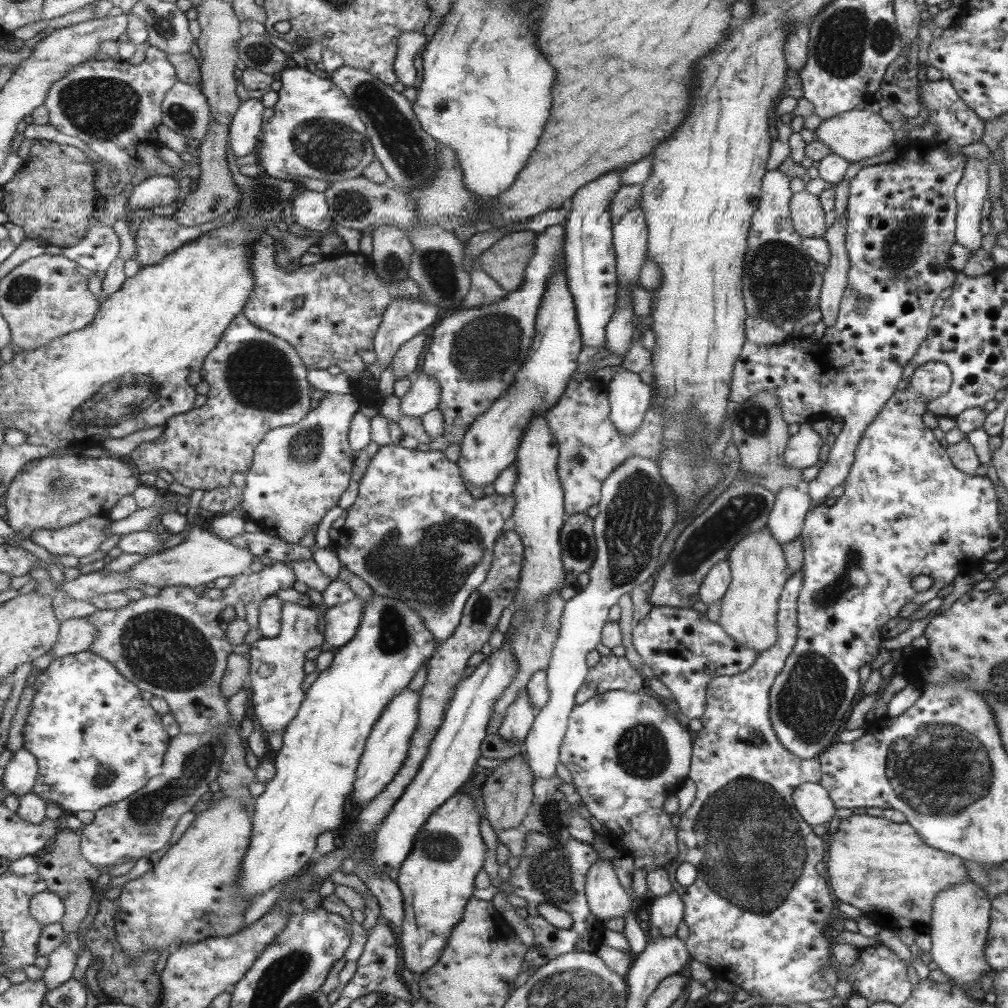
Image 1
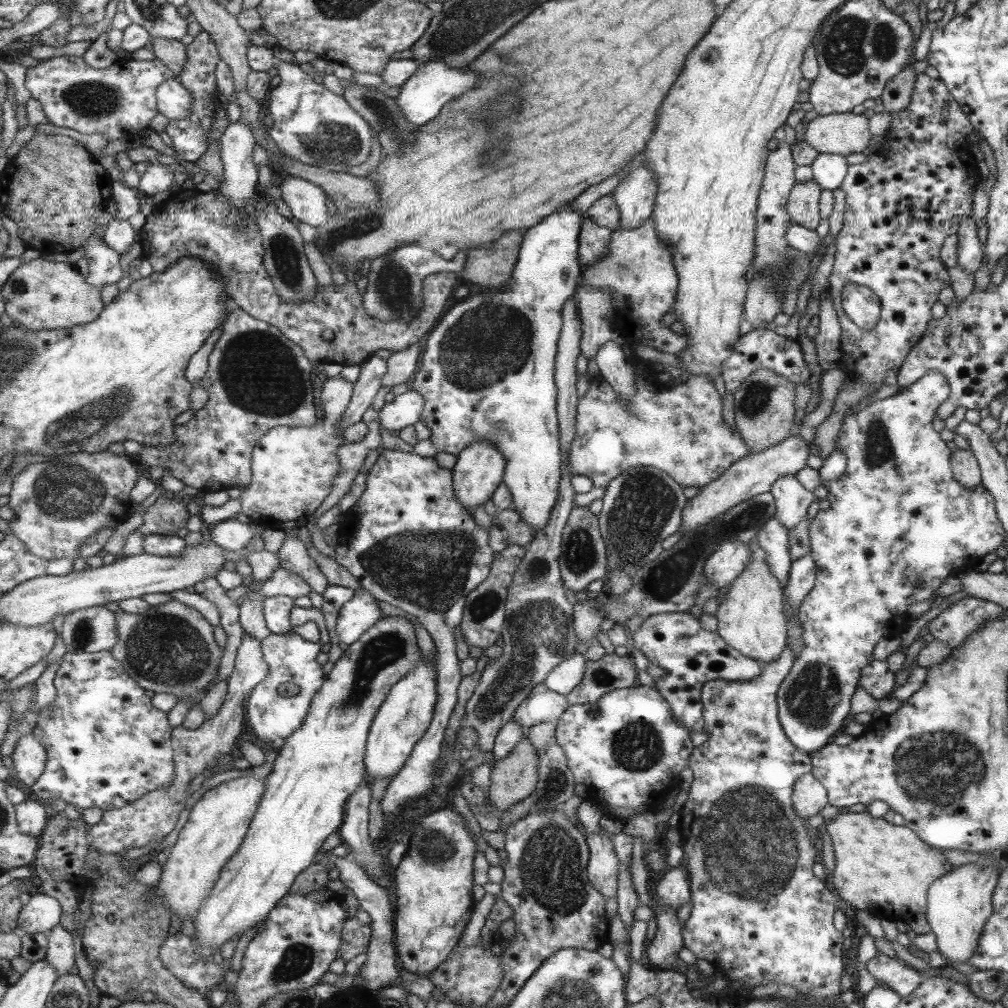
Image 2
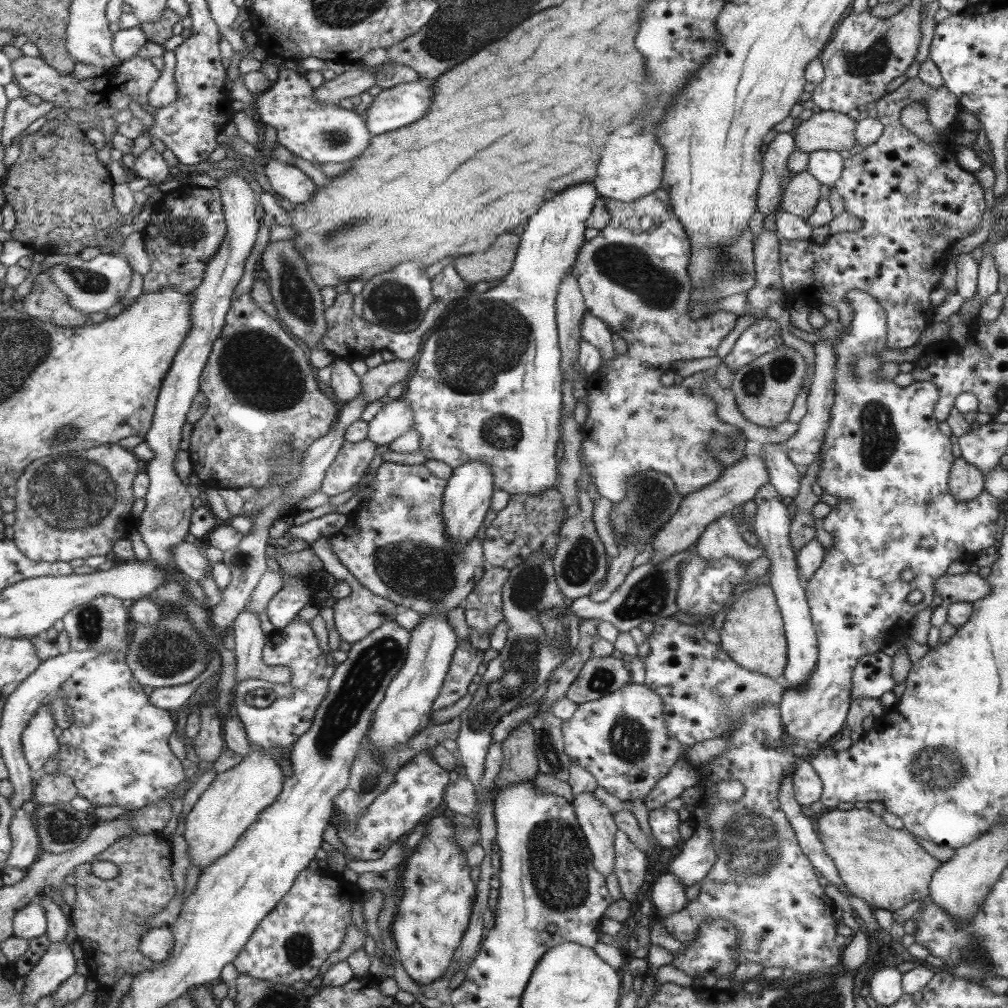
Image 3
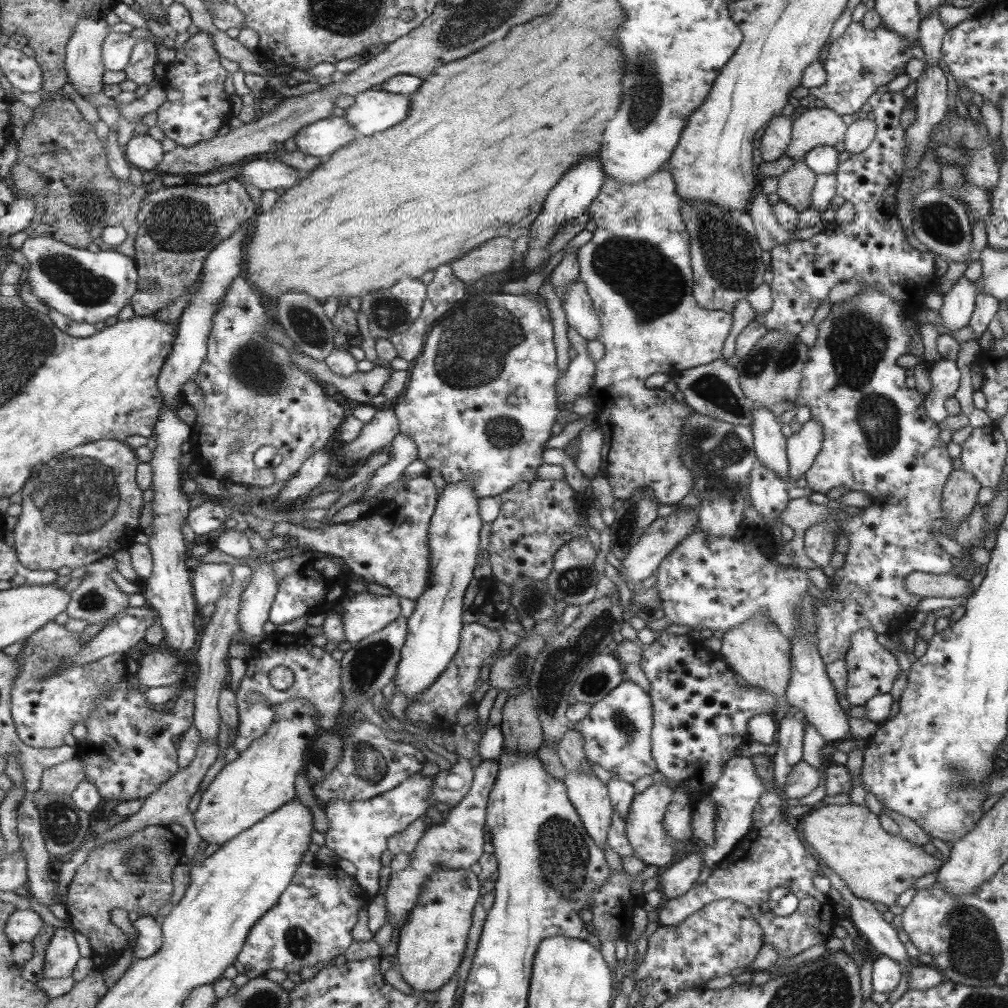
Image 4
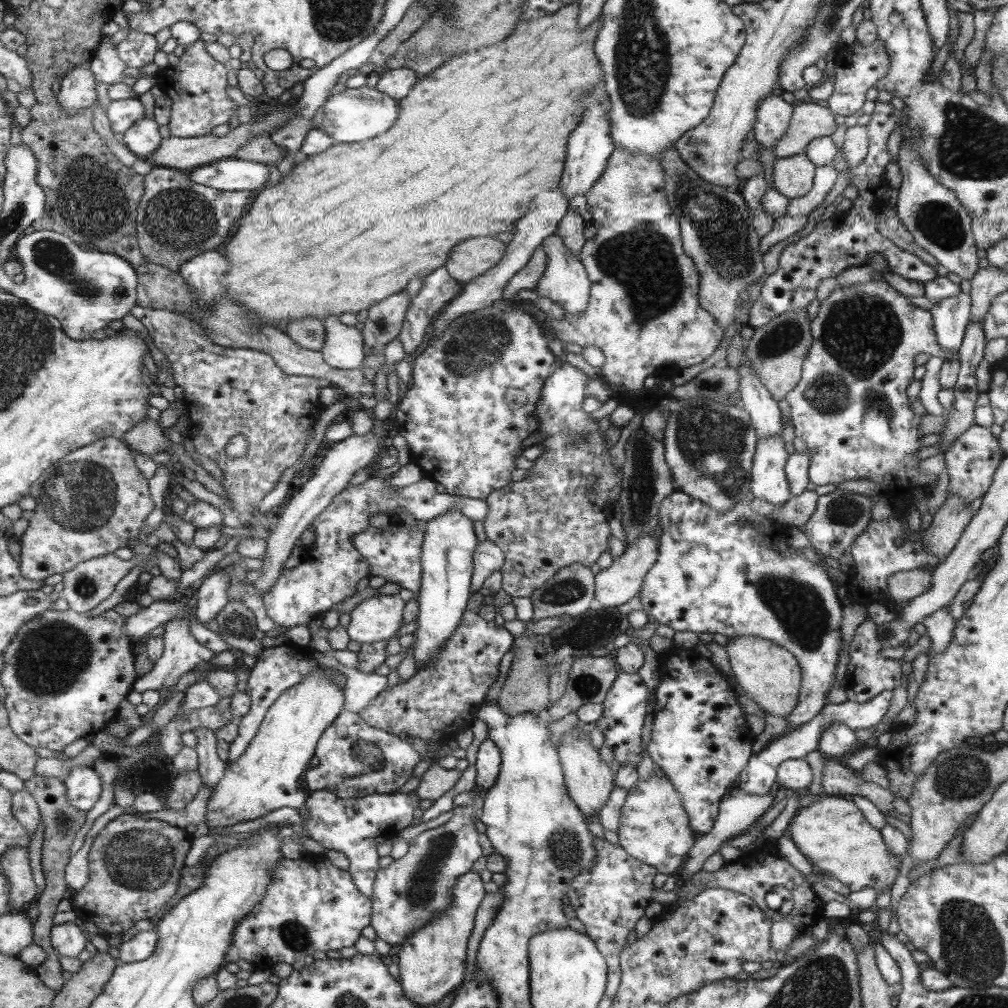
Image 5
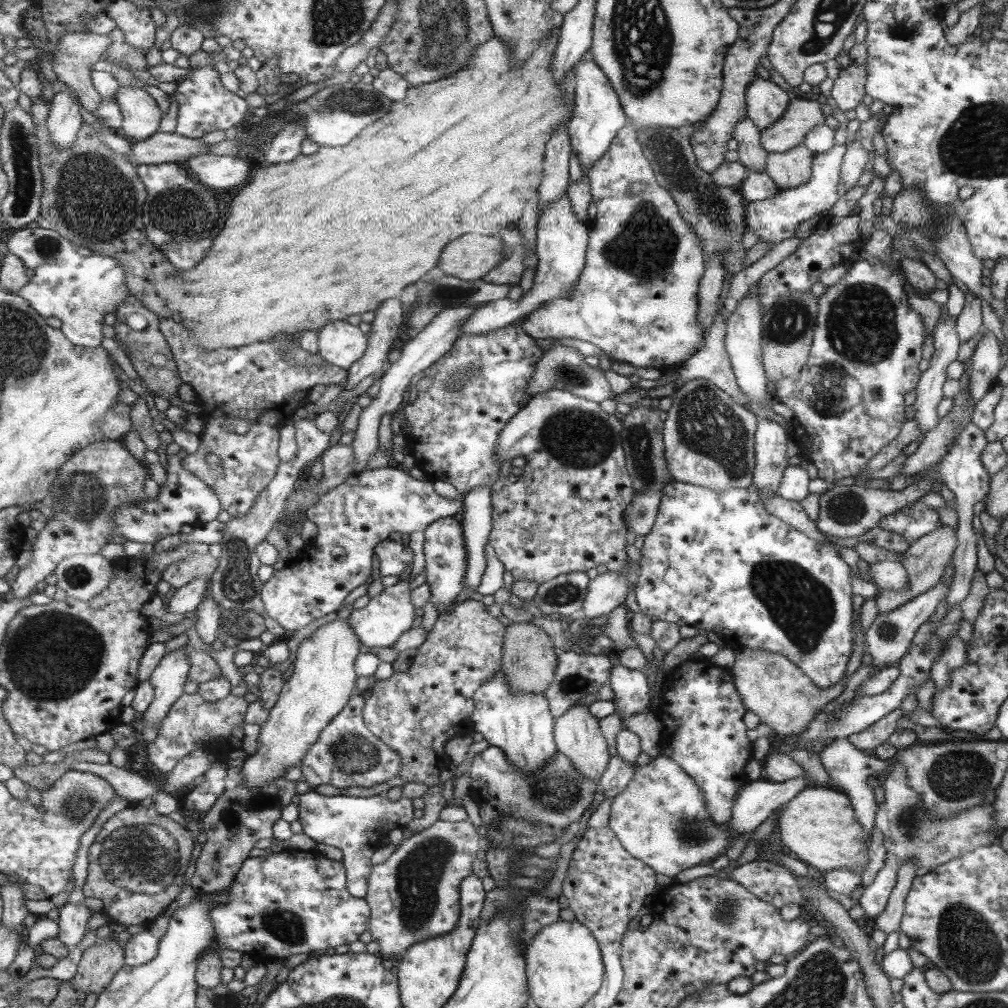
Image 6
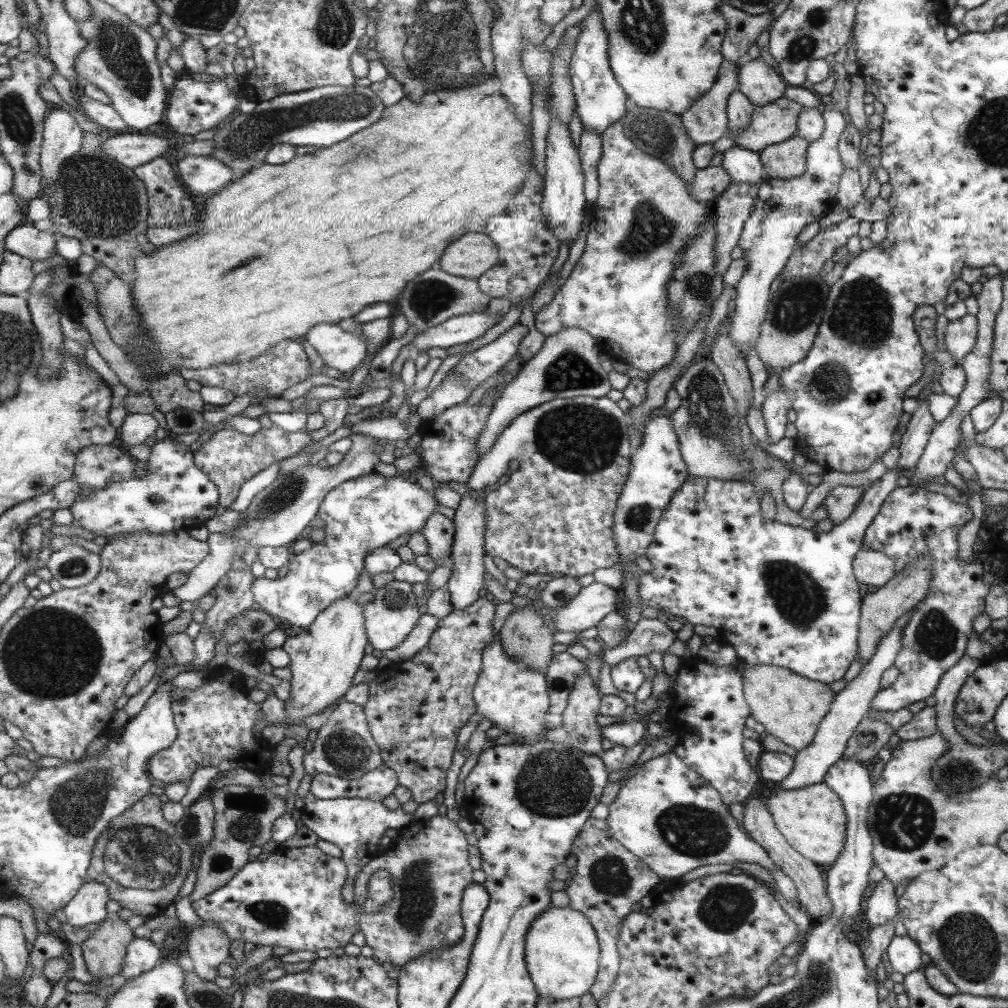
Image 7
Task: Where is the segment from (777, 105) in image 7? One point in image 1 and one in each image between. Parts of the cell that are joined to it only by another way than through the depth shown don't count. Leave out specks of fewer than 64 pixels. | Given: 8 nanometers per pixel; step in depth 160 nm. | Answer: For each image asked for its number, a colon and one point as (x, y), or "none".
1: (854, 135)
2: (846, 133)
3: (820, 130)
4: (816, 127)
5: (809, 121)
6: (801, 115)

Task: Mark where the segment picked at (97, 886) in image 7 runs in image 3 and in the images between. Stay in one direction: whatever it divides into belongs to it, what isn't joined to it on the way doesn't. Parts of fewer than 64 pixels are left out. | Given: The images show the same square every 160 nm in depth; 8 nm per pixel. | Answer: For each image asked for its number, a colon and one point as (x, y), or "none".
3: (58, 964)
4: (63, 957)
5: (68, 939)
6: (74, 918)

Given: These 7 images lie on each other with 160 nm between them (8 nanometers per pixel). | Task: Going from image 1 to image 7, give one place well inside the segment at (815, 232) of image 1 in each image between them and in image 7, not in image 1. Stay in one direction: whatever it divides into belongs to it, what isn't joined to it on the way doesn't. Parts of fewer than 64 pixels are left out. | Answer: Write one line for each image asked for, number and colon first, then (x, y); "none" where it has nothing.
2: (802, 205)
3: (802, 193)
4: (794, 188)
5: (793, 177)
6: (791, 169)
7: (786, 160)

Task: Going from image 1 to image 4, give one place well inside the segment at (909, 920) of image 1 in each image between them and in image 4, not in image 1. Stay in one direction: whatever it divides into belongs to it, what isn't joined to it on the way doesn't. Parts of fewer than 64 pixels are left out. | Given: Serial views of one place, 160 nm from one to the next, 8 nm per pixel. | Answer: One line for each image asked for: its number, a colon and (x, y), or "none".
2: (886, 869)
3: (887, 868)
4: (877, 866)

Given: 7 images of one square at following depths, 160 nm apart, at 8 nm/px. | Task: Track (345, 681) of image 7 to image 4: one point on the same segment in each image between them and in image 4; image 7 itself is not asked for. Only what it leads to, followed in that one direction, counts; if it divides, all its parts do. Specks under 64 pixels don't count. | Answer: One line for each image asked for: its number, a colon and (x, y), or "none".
4: (261, 780)
5: (265, 779)
6: (323, 680)

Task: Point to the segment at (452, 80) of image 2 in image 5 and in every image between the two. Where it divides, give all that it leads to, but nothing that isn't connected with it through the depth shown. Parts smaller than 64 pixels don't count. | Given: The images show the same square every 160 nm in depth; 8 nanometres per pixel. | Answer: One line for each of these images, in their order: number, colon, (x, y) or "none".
3: (397, 106)
4: (374, 111)
5: (362, 113)

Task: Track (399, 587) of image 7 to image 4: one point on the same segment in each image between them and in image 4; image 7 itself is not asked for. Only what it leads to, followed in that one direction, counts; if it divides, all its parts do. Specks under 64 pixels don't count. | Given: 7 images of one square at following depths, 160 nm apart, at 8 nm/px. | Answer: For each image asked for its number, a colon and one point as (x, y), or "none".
4: (365, 613)
5: (375, 618)
6: (377, 625)

